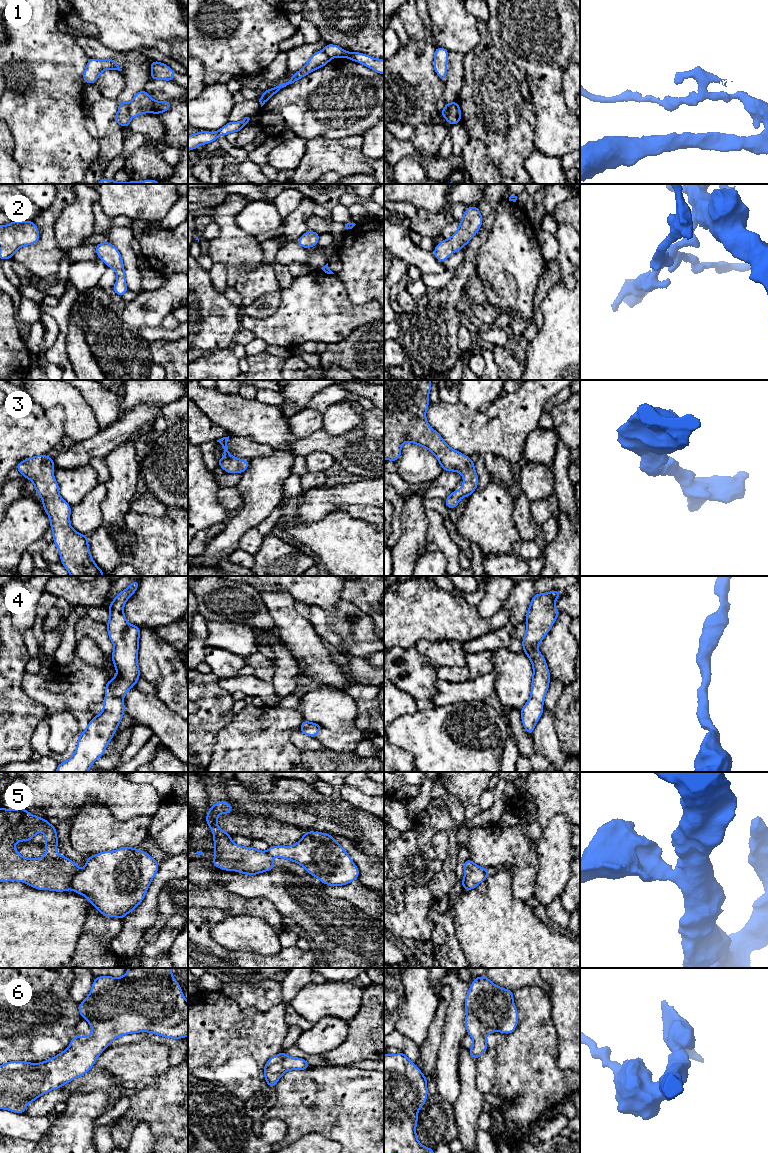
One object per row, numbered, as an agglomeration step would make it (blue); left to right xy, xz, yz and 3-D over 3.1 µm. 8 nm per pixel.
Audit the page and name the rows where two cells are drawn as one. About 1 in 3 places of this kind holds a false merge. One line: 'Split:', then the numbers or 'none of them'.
Split: 1, 5

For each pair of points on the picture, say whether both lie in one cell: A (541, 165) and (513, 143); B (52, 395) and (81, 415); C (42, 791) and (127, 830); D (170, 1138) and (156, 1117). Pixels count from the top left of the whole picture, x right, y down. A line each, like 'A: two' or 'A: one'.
A: two
B: one
C: two
D: one

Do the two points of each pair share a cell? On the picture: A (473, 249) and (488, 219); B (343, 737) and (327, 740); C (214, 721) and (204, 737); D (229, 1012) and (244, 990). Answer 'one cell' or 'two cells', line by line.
A: one cell
B: one cell
C: one cell
D: two cells

